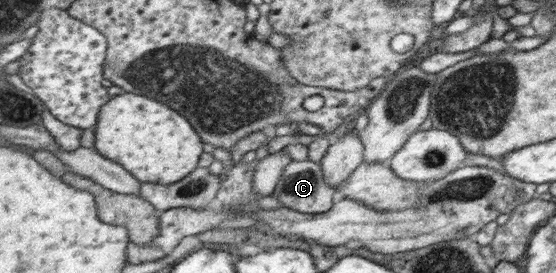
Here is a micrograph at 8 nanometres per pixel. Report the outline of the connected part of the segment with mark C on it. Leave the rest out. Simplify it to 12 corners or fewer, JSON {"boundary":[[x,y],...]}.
{"boundary":[[293,161],[273,191],[300,213],[331,208],[321,163]]}

